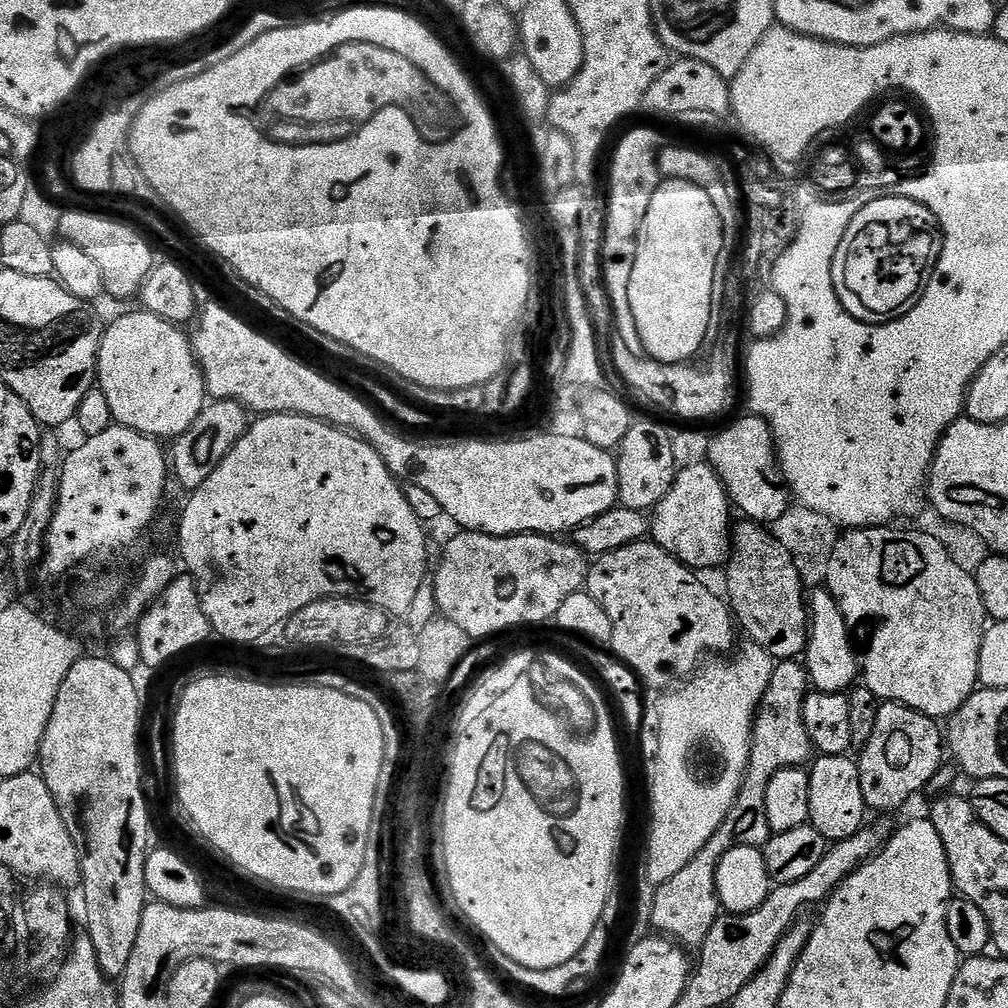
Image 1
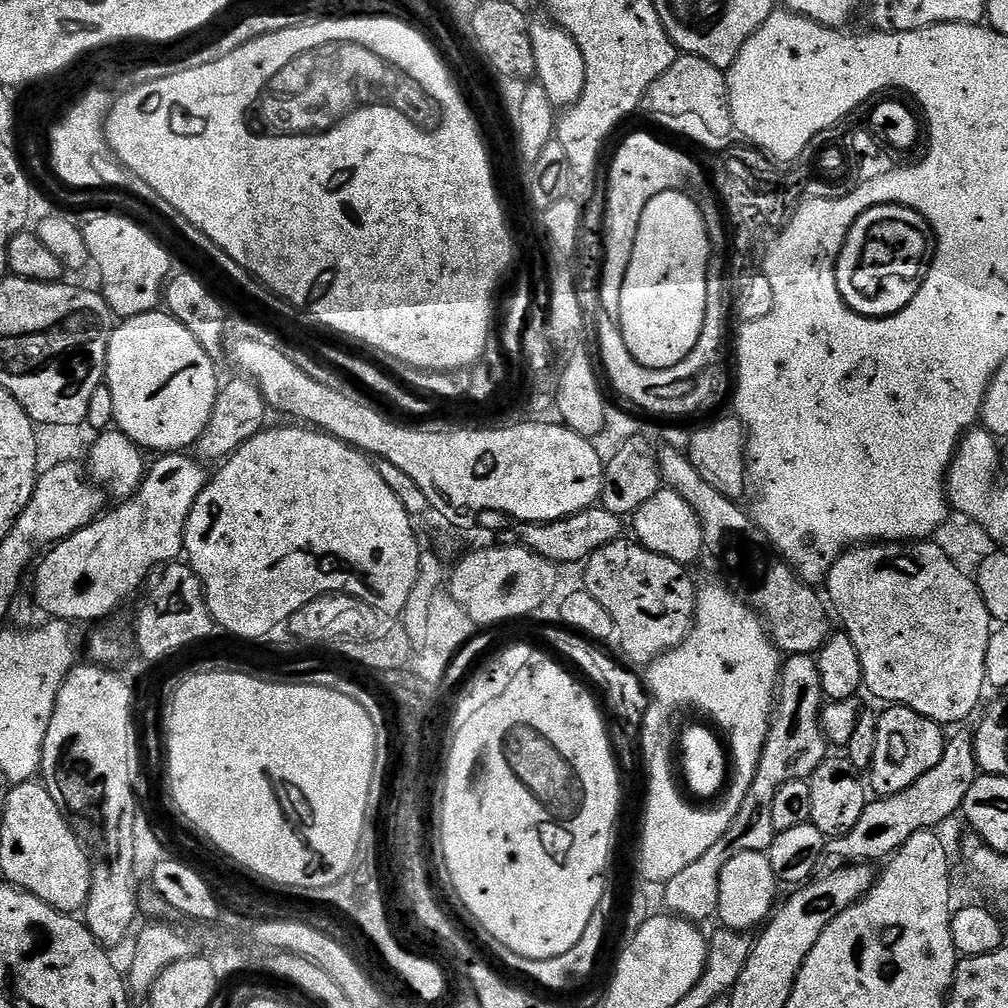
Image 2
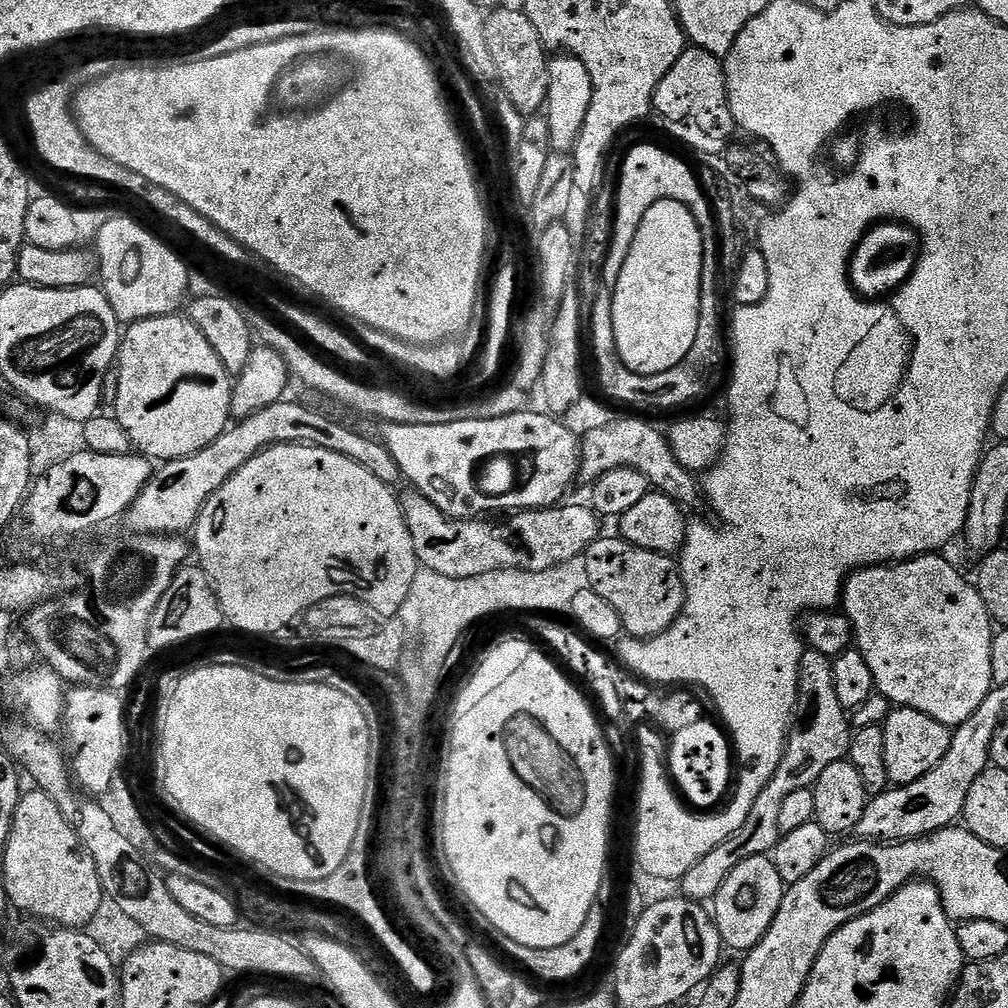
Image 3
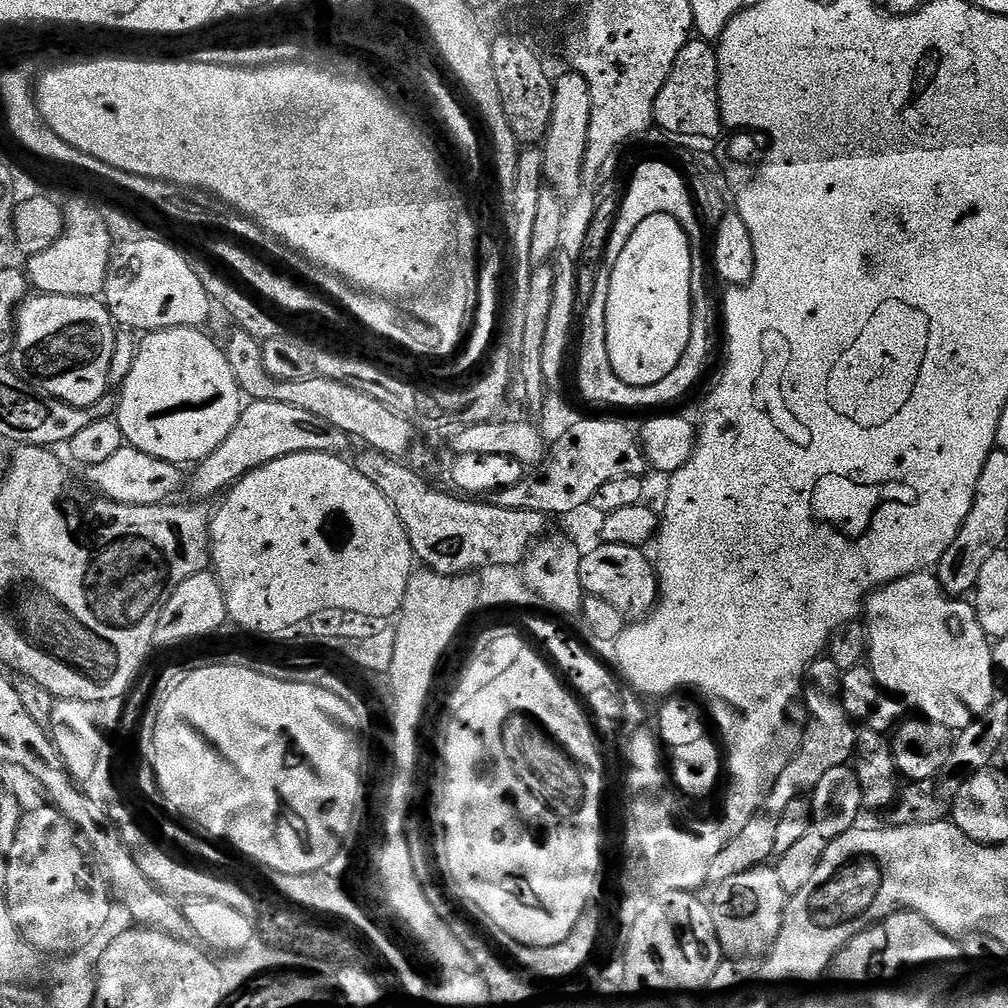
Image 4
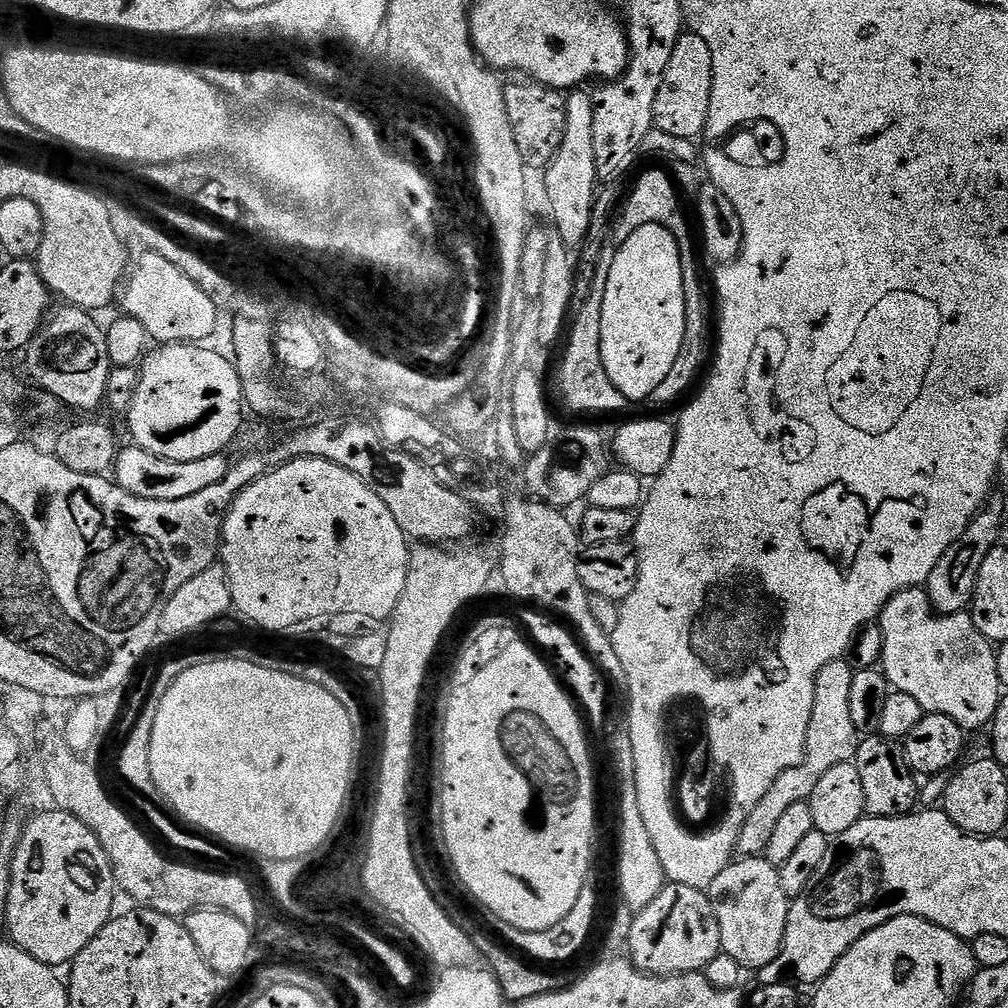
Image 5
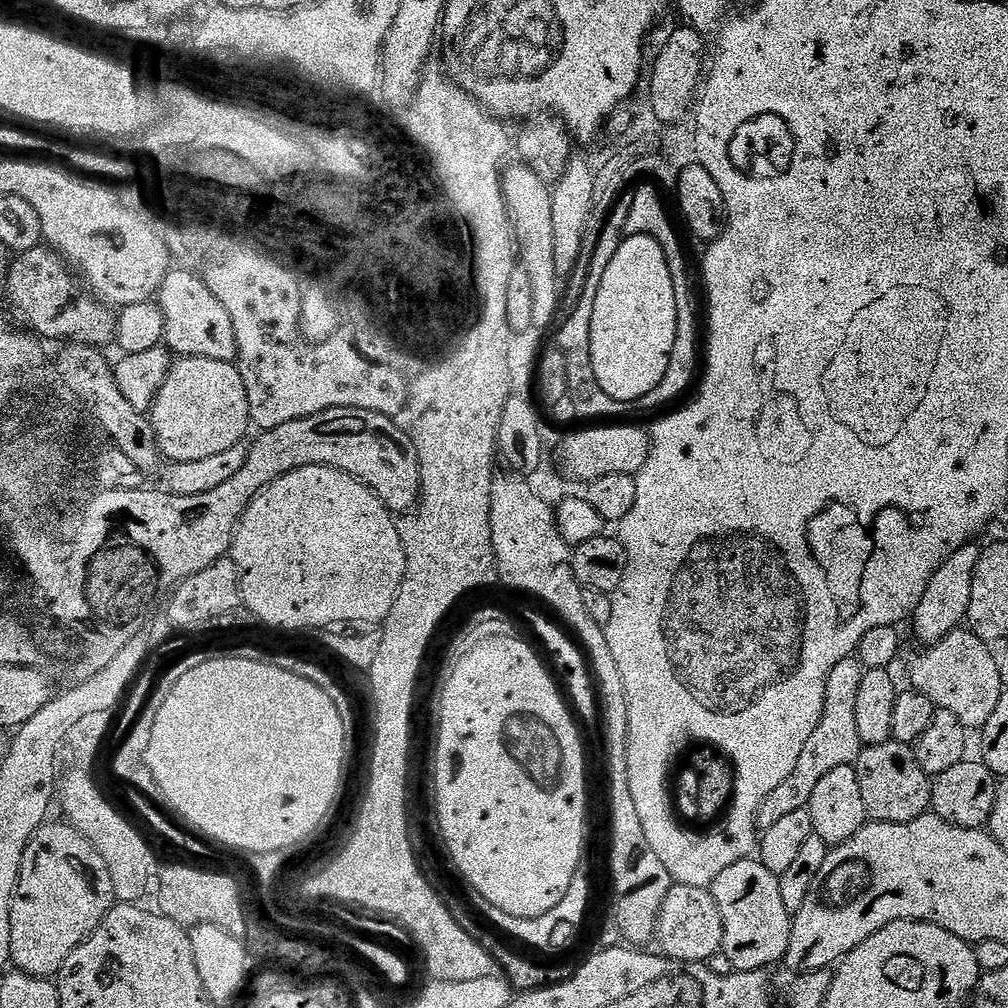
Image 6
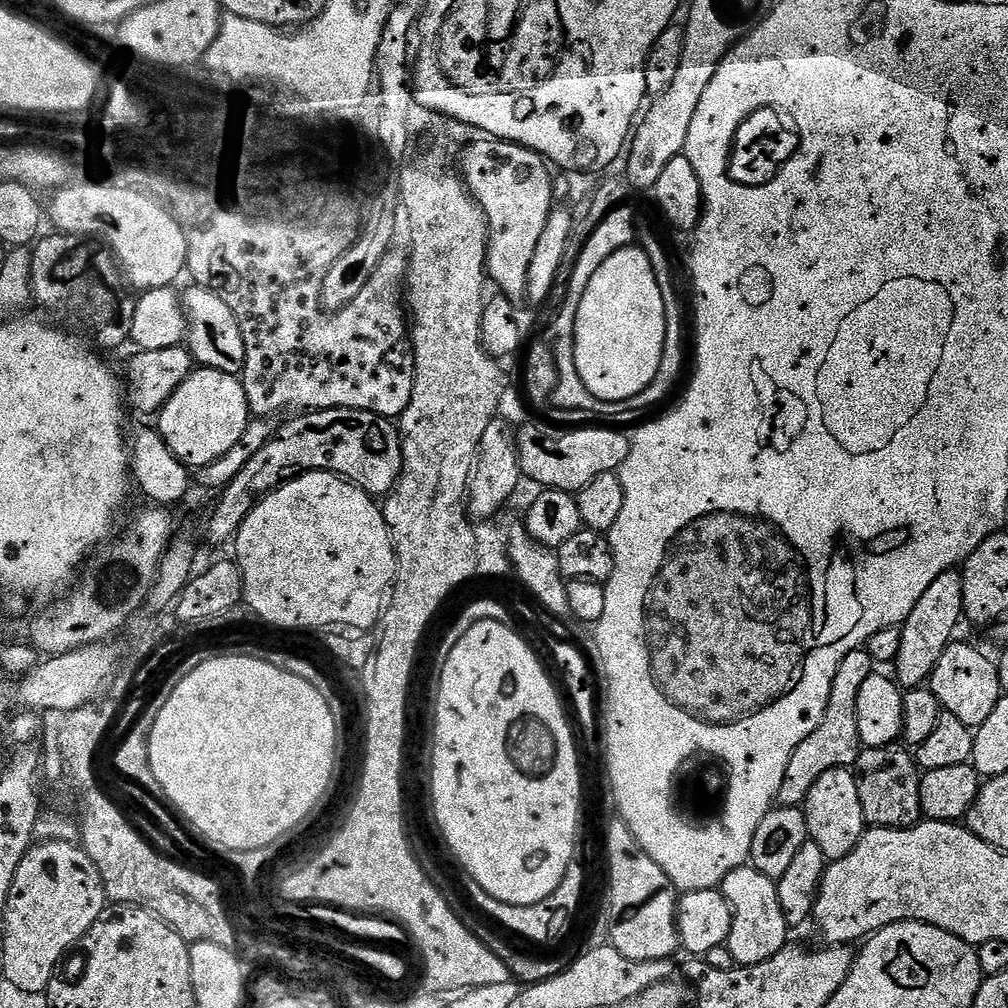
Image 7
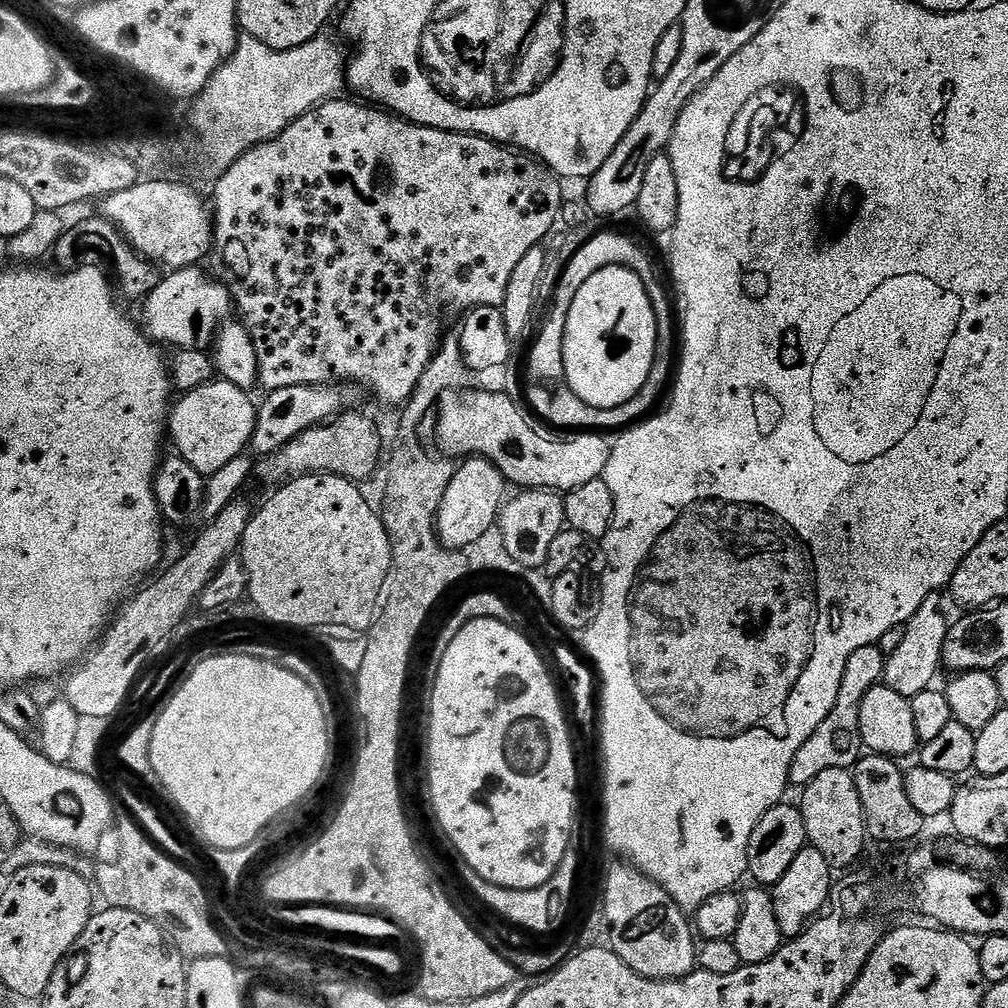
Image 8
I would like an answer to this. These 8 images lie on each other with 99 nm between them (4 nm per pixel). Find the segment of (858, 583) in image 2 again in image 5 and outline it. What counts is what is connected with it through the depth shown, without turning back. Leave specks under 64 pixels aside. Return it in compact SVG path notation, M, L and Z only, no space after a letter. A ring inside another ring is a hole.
M923 587L902 590L880 612L878 623L882 630L882 658L879 667L889 685L902 694L910 694L917 700L925 713L937 712L954 718L958 726L966 730L972 728L987 729L1000 705L1002 685L998 678L996 648L993 641L987 640L974 626L967 611L942 616L932 611L928 603L928 593Z

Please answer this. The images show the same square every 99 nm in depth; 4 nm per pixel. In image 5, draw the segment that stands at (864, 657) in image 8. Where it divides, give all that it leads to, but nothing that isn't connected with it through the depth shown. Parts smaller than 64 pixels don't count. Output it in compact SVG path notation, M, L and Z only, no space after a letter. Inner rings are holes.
M844 658L826 662L826 666L818 670L818 678L814 682L814 714L810 714L810 730L806 734L802 762L786 770L786 774L781 774L778 782L774 782L774 786L766 790L762 802L758 802L754 810L750 810L738 834L735 850L737 857L763 857L770 846L776 824L788 809L793 808L797 802L808 802L818 787L818 782L827 772L834 770L834 766L855 761L862 736L856 731L854 717L850 715L850 682L853 671L852 665Z

